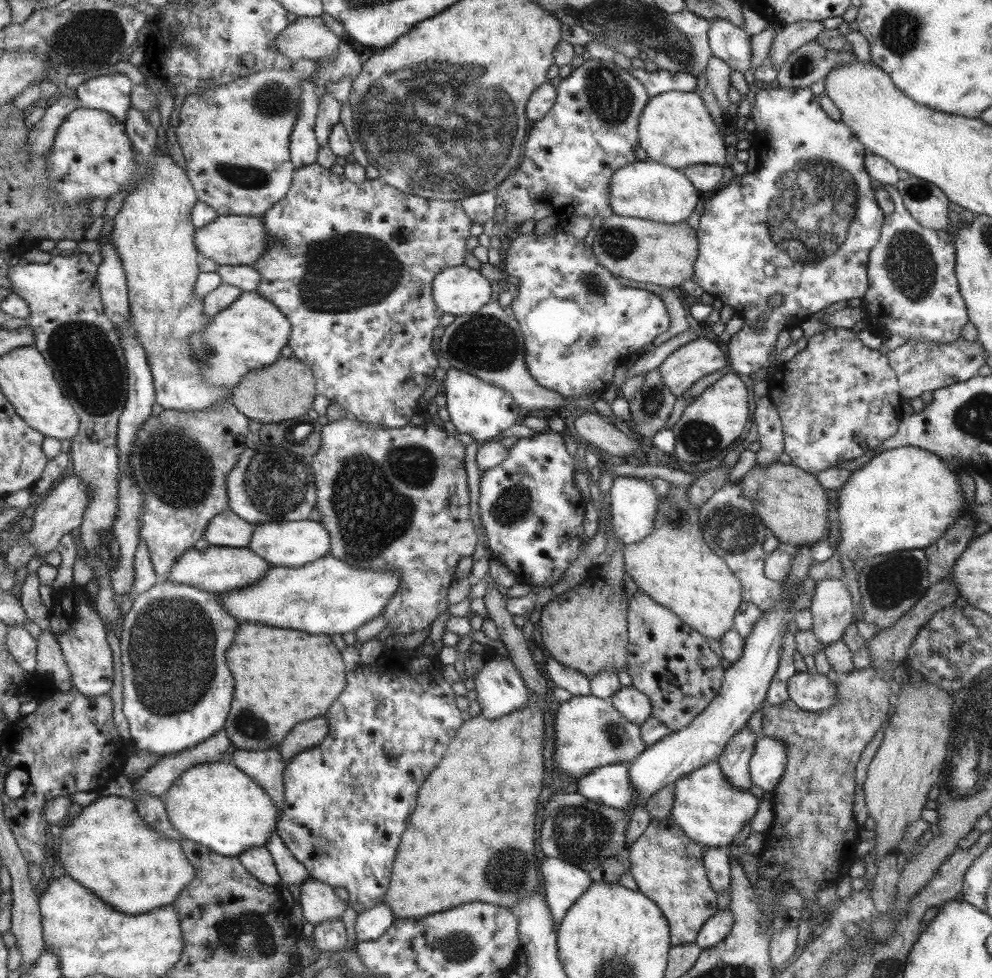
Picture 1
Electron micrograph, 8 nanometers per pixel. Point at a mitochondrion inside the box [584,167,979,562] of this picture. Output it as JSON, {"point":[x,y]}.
{"point":[909,262]}

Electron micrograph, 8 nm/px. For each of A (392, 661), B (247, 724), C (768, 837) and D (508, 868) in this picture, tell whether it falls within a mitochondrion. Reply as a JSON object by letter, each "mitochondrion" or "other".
{"A":"other","B":"mitochondrion","C":"other","D":"mitochondrion"}

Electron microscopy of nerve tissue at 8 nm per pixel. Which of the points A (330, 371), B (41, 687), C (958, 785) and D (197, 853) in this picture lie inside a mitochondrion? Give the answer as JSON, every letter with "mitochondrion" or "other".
{"A":"other","B":"other","C":"mitochondrion","D":"other"}

